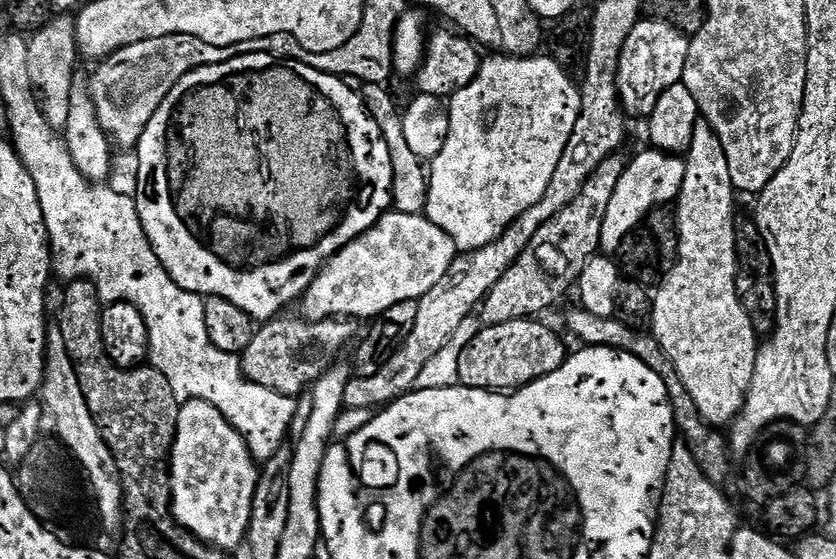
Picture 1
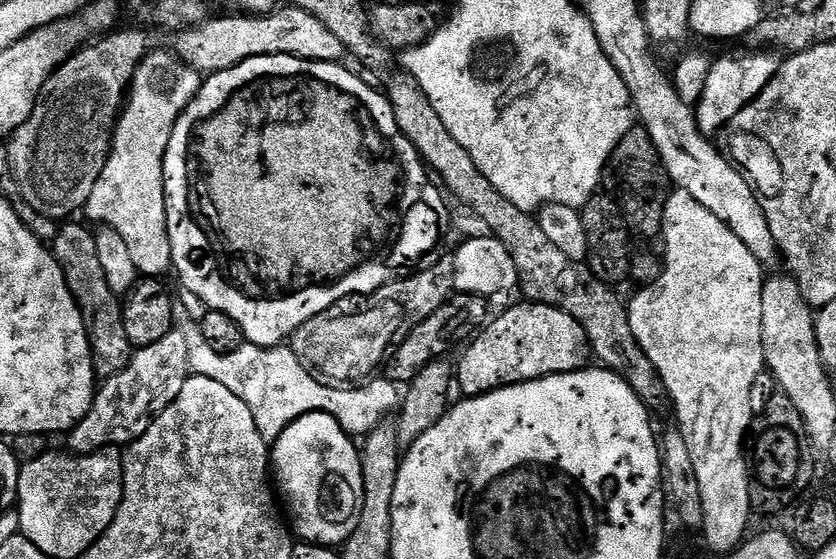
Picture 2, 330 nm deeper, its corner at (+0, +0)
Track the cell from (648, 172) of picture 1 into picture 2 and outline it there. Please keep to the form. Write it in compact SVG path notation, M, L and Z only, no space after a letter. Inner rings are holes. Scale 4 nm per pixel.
M748 50L745 56L724 56L708 69L706 90L699 104L695 105L696 125L705 134L719 133L739 117L743 108L749 107L761 90L776 77L778 60L768 50ZM732 120L732 122L731 122ZM729 123L729 124L728 124ZM723 124L728 124L724 125ZM721 127L721 128L720 128ZM720 128L720 129L719 129Z

